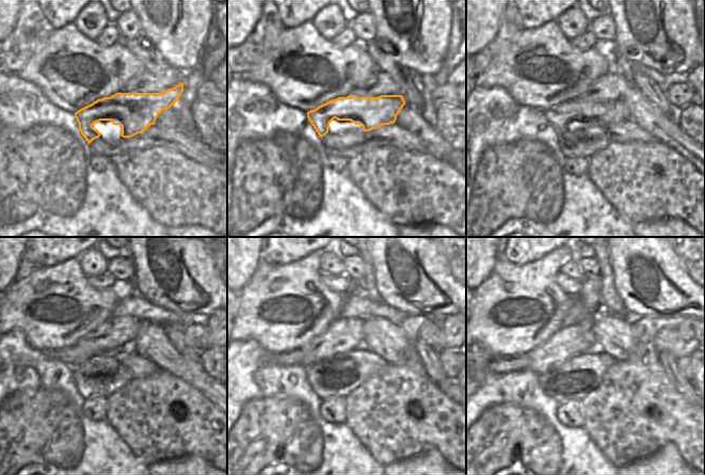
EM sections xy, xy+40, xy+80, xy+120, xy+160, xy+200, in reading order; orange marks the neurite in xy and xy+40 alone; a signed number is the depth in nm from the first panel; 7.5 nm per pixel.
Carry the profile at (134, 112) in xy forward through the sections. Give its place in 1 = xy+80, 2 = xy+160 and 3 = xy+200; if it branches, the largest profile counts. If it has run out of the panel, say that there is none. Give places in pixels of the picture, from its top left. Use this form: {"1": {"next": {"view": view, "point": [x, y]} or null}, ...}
{"1": {"next": {"view": "xy+80", "point": [617, 111]}}, "2": {"next": {"view": "xy+160", "point": [295, 357]}}, "3": {"next": {"view": "xy+200", "point": [499, 364]}}}

